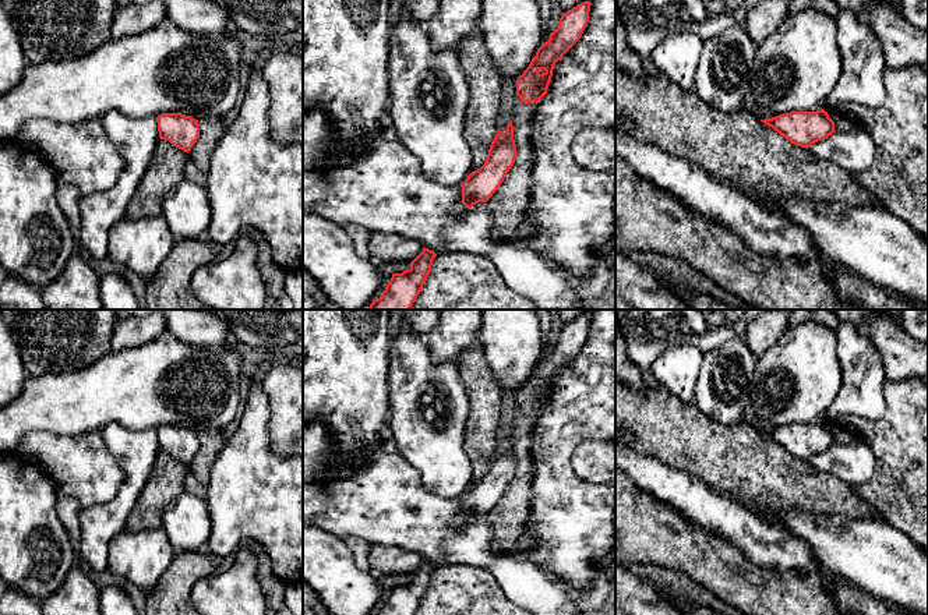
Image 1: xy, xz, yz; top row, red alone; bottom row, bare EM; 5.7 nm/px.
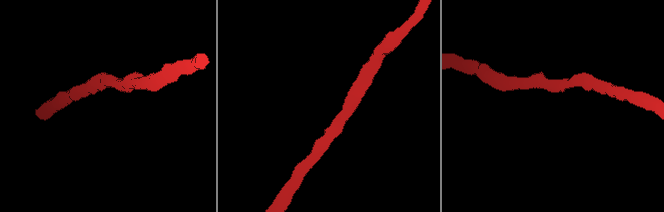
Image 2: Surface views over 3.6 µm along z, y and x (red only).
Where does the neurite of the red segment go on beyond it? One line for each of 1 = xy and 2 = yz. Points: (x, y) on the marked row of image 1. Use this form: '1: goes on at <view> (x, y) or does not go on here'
1: does not go on here
2: does not go on here

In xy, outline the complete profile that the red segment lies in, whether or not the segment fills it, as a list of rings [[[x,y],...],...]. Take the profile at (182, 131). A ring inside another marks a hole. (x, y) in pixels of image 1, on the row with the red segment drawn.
[[[162,113],[156,117],[159,138],[190,152],[200,138],[198,120],[181,113]]]

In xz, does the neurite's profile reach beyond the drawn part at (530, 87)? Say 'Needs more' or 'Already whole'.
Already whole

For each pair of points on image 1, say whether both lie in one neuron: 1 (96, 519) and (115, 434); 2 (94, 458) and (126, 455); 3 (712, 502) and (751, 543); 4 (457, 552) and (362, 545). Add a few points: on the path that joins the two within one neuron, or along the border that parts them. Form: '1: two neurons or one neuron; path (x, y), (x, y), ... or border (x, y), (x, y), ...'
1: one neuron; path (119, 502), (131, 488), (131, 456)
2: two neurons; border (99, 433), (123, 473), (119, 488)
3: one neuron; path (722, 512), (743, 533)
4: two neurons; border (343, 538), (360, 537), (371, 544)

